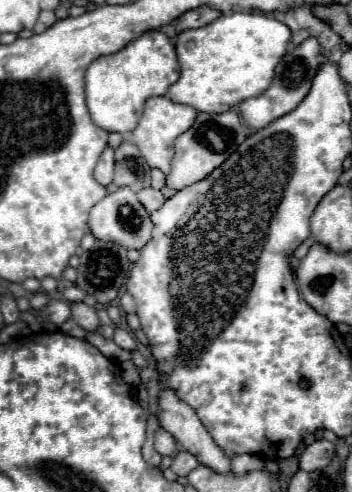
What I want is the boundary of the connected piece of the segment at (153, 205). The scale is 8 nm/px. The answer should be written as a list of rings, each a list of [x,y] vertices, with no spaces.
[[[152,187],[142,189],[142,191],[138,193],[138,199],[140,199],[140,203],[146,207],[146,211],[148,211],[148,213],[152,213],[152,211],[160,209],[160,207],[162,207],[162,203],[166,201],[166,197],[162,195],[162,191],[156,191],[156,189],[152,189]]]

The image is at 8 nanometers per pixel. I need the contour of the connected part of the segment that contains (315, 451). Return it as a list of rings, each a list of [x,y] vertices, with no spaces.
[[[318,439],[312,445],[308,445],[300,455],[300,469],[308,473],[316,469],[324,469],[330,463],[332,455],[334,455],[334,443],[326,439]]]

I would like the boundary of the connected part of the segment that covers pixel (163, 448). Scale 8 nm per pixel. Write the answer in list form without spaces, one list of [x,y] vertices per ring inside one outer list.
[[[160,427],[160,429],[156,431],[154,447],[156,447],[156,451],[158,451],[160,455],[172,455],[174,449],[176,449],[176,441],[174,441],[174,437],[172,437],[168,431],[164,431],[164,429]]]

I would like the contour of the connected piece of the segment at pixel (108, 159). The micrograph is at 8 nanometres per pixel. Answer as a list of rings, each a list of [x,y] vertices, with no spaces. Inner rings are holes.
[[[106,147],[104,153],[100,155],[98,159],[98,165],[94,169],[94,179],[100,183],[100,185],[108,185],[112,183],[112,175],[114,175],[114,149]]]

